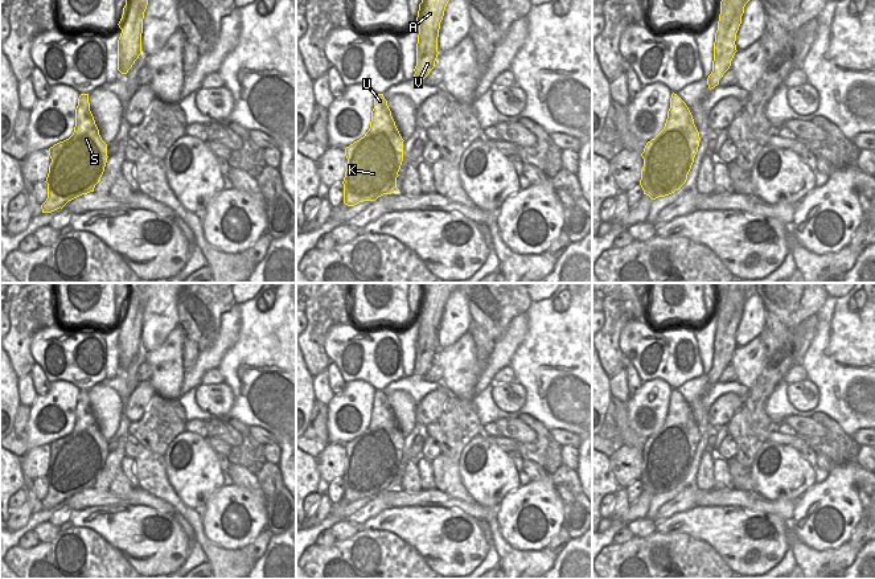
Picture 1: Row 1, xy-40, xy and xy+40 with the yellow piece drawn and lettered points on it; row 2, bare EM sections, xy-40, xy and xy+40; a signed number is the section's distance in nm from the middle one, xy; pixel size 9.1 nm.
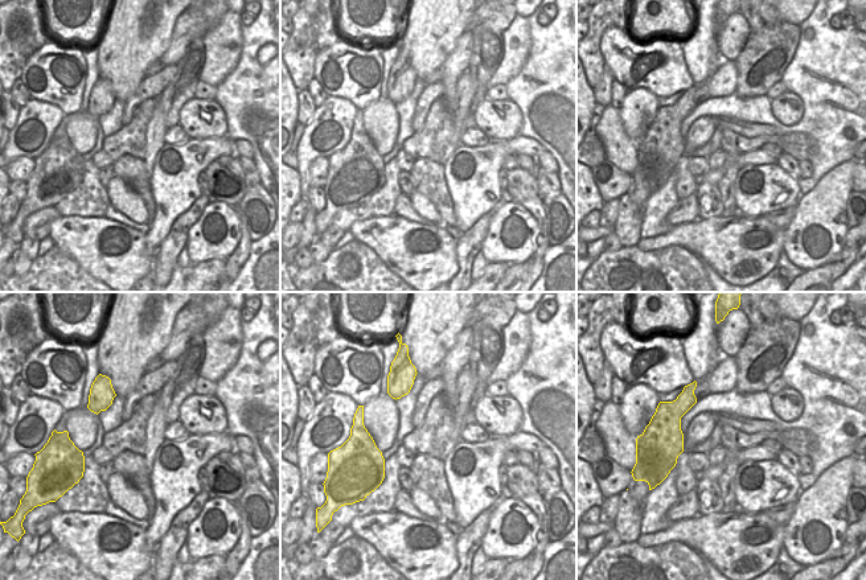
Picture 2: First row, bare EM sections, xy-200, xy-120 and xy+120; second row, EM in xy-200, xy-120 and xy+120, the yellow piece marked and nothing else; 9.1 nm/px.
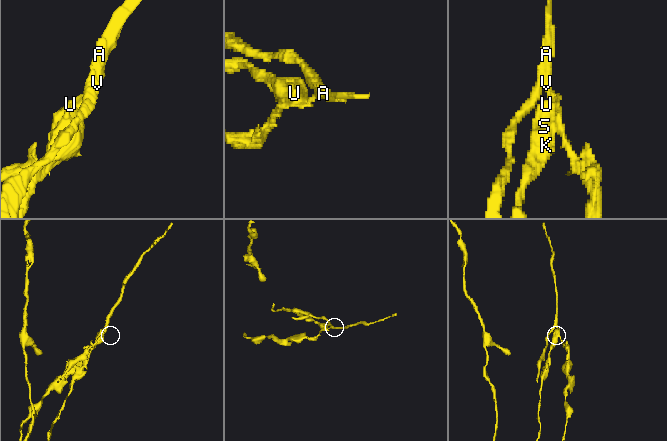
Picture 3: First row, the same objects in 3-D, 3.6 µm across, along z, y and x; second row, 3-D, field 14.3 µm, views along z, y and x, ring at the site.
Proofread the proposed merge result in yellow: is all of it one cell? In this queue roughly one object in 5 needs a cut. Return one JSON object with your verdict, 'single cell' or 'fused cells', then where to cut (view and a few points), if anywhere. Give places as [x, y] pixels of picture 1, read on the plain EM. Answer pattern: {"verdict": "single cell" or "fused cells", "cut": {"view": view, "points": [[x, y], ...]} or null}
{"verdict": "fused cells", "cut": {"view": "xy+40", "points": [[711, 369], [714, 372], [714, 382]]}}

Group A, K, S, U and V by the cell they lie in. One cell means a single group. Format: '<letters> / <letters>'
A V / K S U

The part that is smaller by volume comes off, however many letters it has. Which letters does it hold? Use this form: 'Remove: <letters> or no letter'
Remove: A, V

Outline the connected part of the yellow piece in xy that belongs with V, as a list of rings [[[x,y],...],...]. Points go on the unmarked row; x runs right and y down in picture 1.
[[[431,283],[428,292],[419,300],[416,317],[419,330],[416,340],[416,362],[414,367],[423,377],[435,364],[438,354],[438,333],[440,319],[449,295],[460,287],[460,283]]]

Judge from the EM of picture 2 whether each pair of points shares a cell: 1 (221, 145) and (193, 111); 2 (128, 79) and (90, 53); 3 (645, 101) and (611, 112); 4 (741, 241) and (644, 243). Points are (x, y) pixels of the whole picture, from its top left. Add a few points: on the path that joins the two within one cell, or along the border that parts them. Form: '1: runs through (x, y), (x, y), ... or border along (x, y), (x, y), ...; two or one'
1: border along (226, 135), (191, 139); two
2: border along (95, 44), (99, 77); two
3: border along (618, 110), (622, 127), (631, 139); two
4: runs through (717, 241), (668, 239); one

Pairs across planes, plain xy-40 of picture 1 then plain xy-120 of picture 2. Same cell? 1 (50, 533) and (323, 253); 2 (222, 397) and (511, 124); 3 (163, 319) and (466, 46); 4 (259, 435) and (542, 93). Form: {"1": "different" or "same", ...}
{"1": "same", "2": "same", "3": "different", "4": "different"}

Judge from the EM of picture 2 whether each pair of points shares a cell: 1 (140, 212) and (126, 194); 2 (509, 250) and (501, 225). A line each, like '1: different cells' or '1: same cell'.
1: same cell
2: same cell

